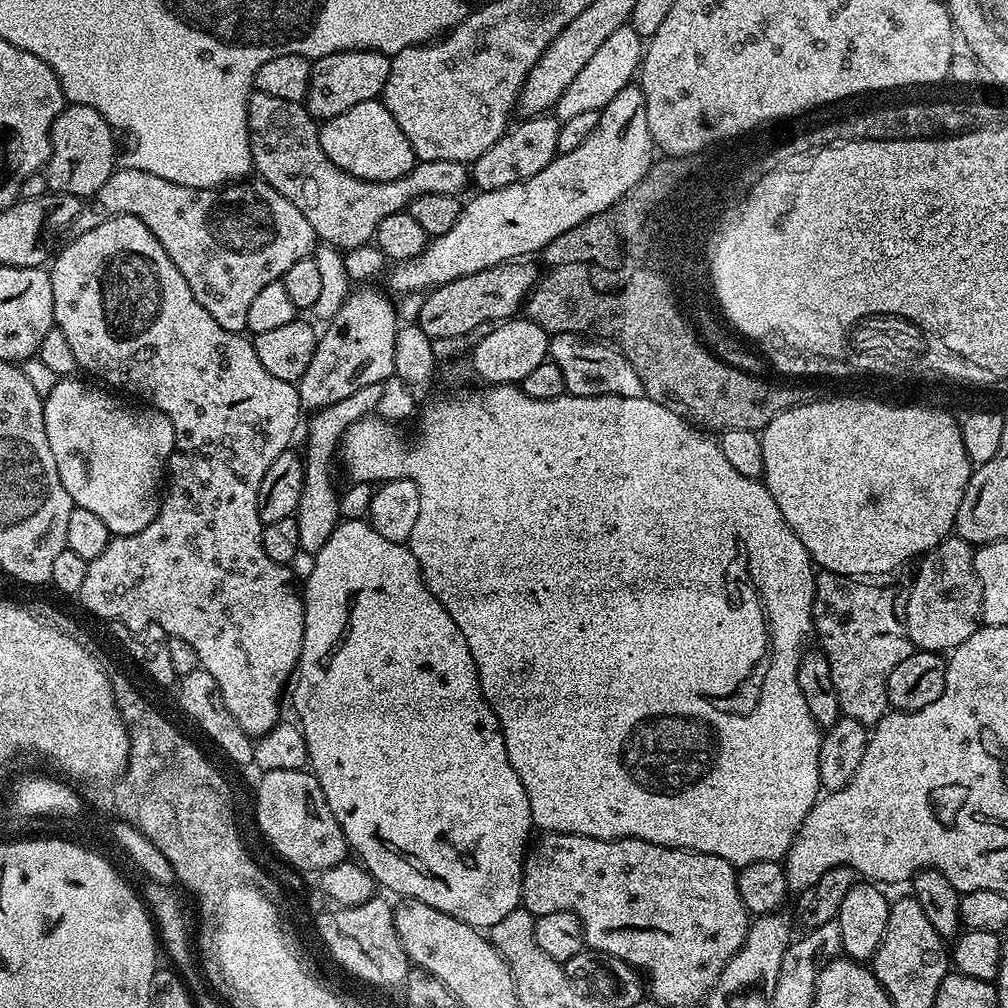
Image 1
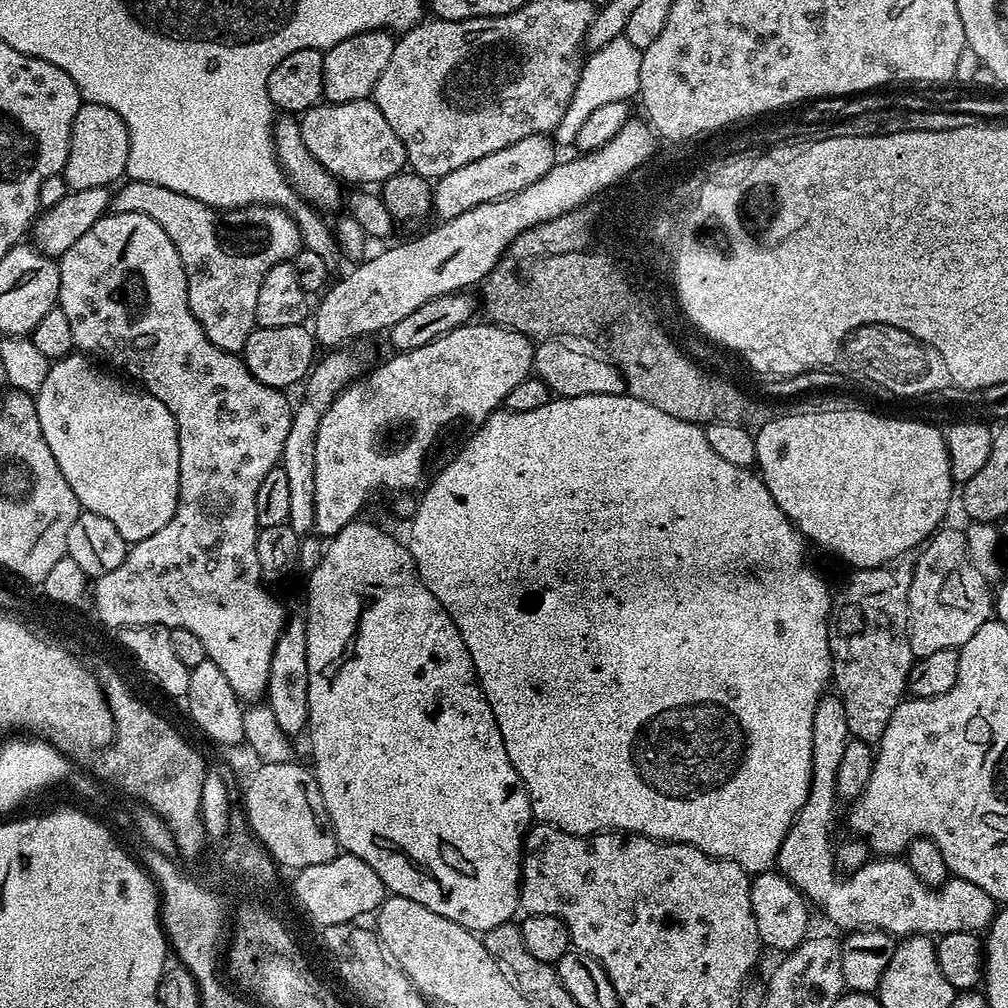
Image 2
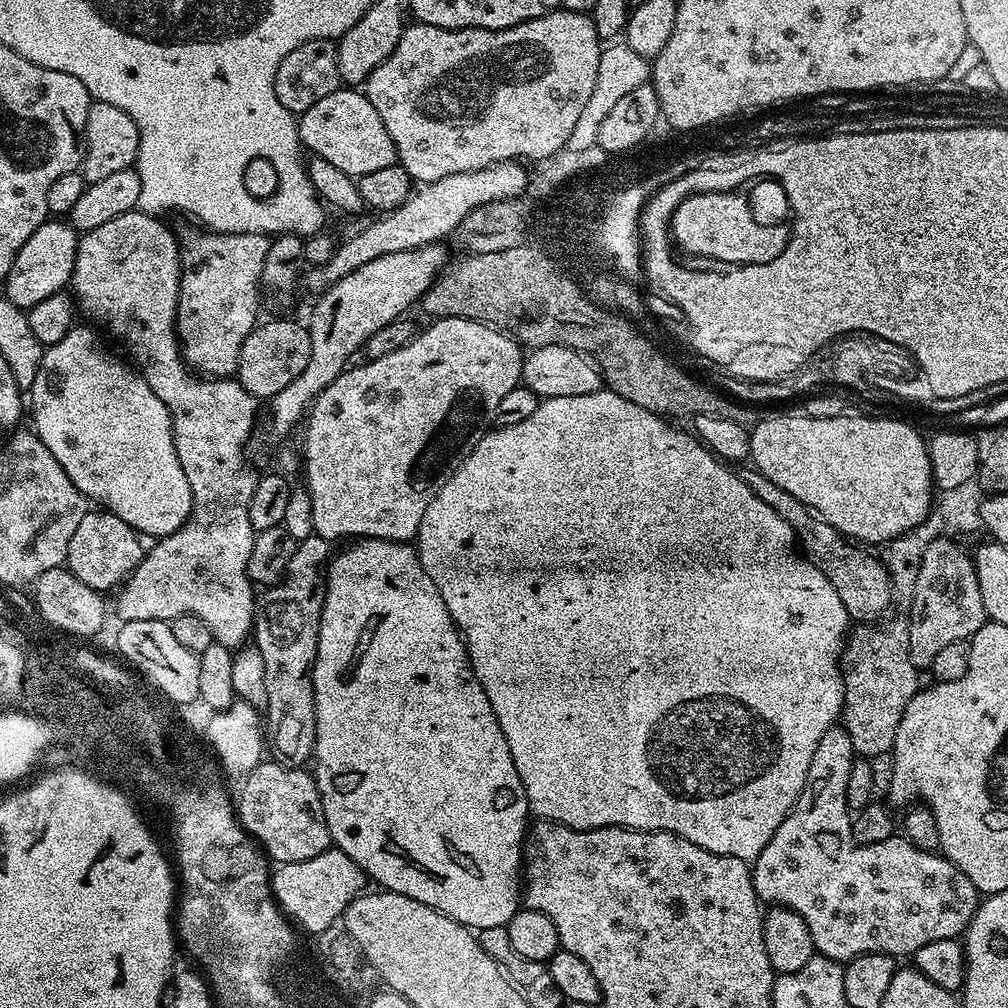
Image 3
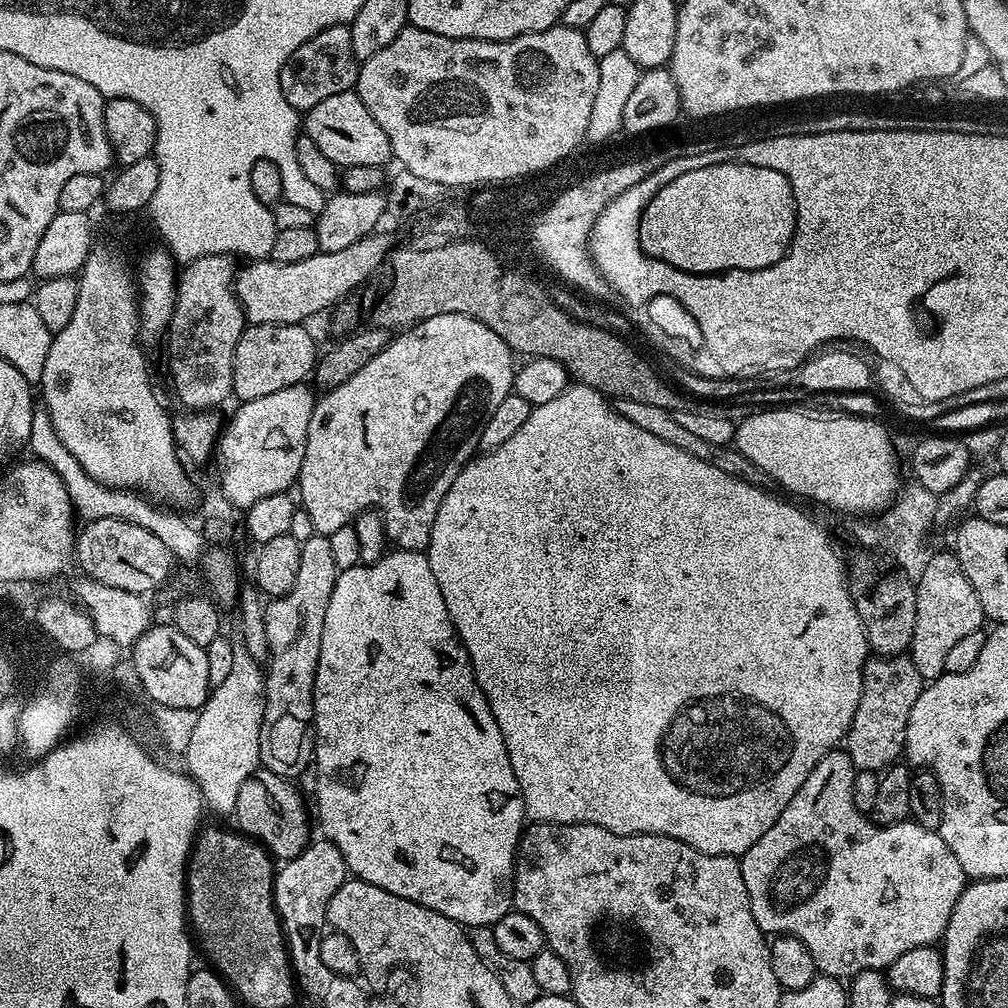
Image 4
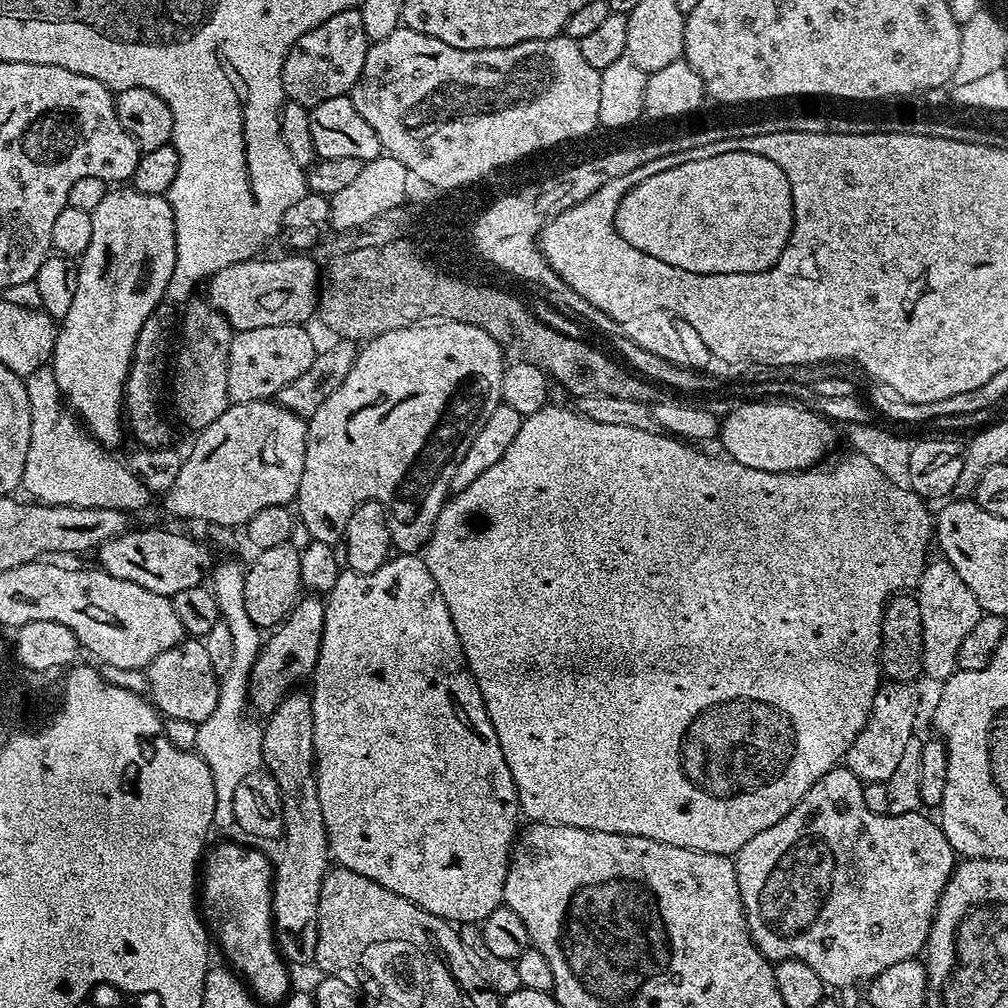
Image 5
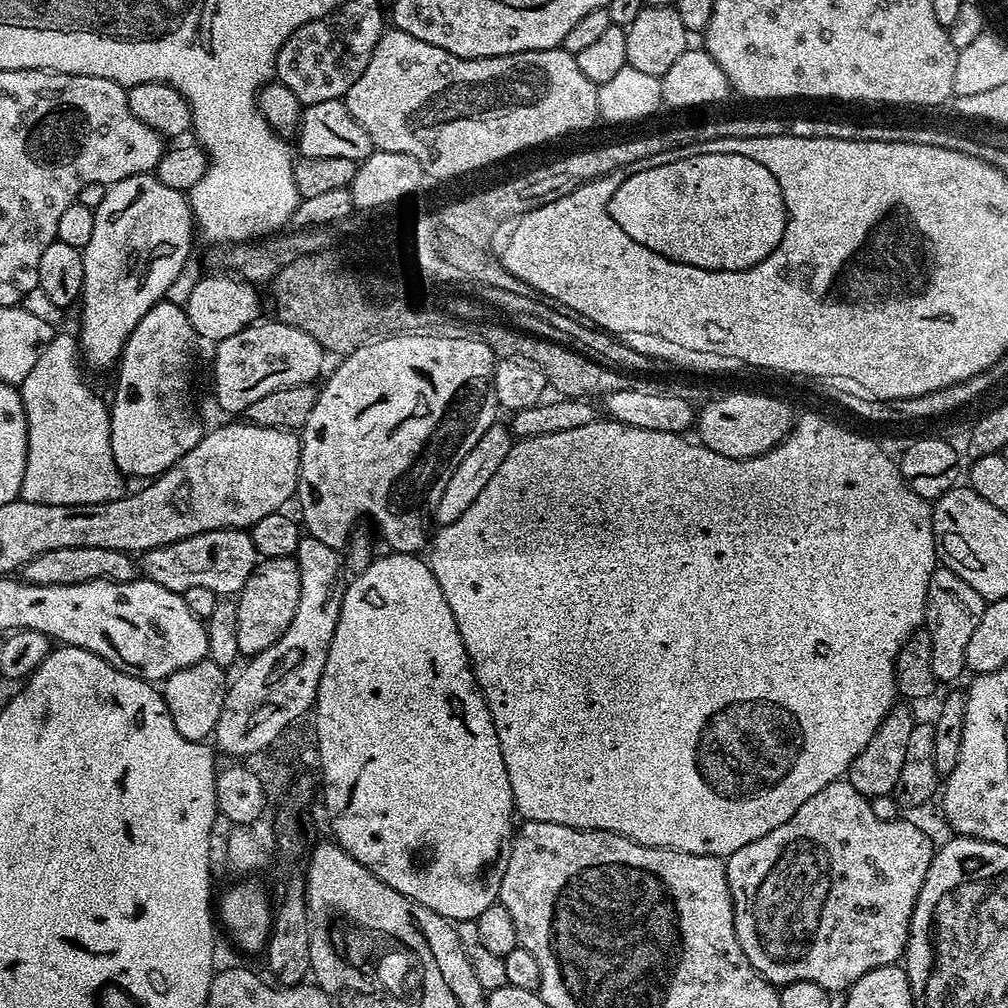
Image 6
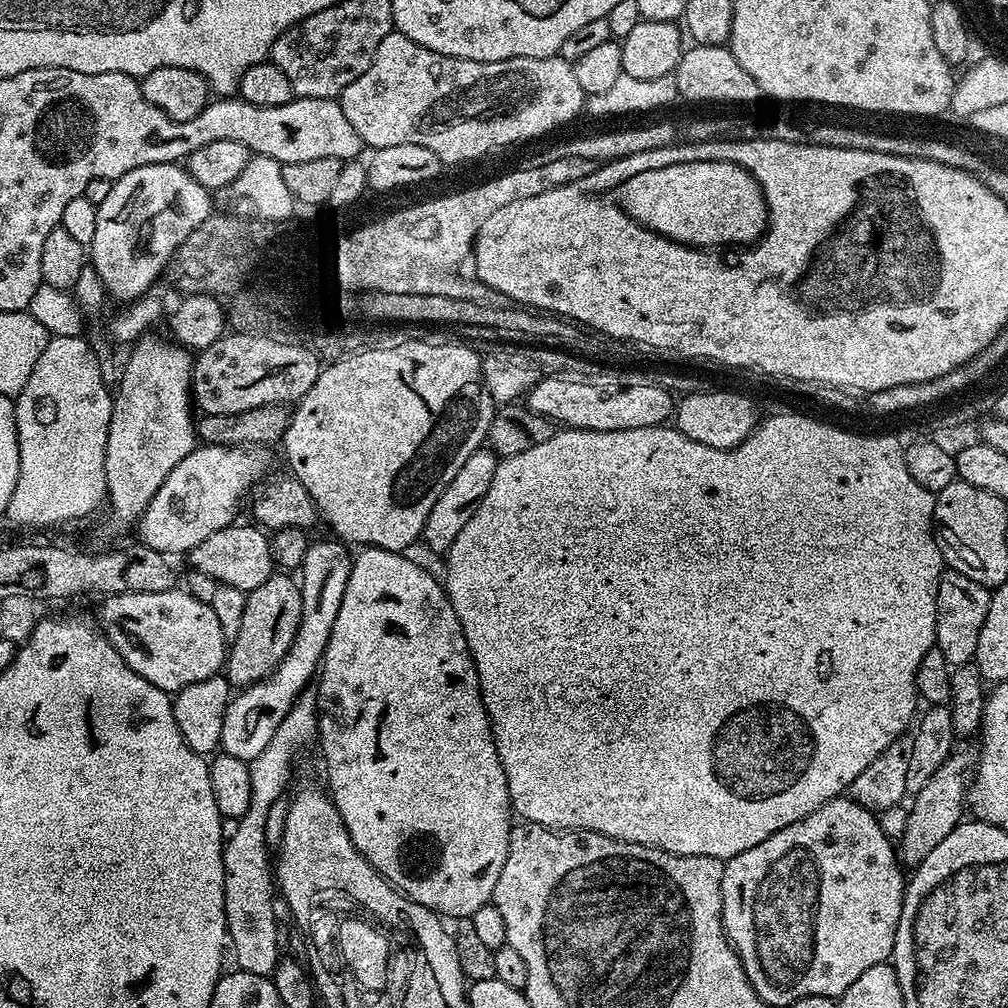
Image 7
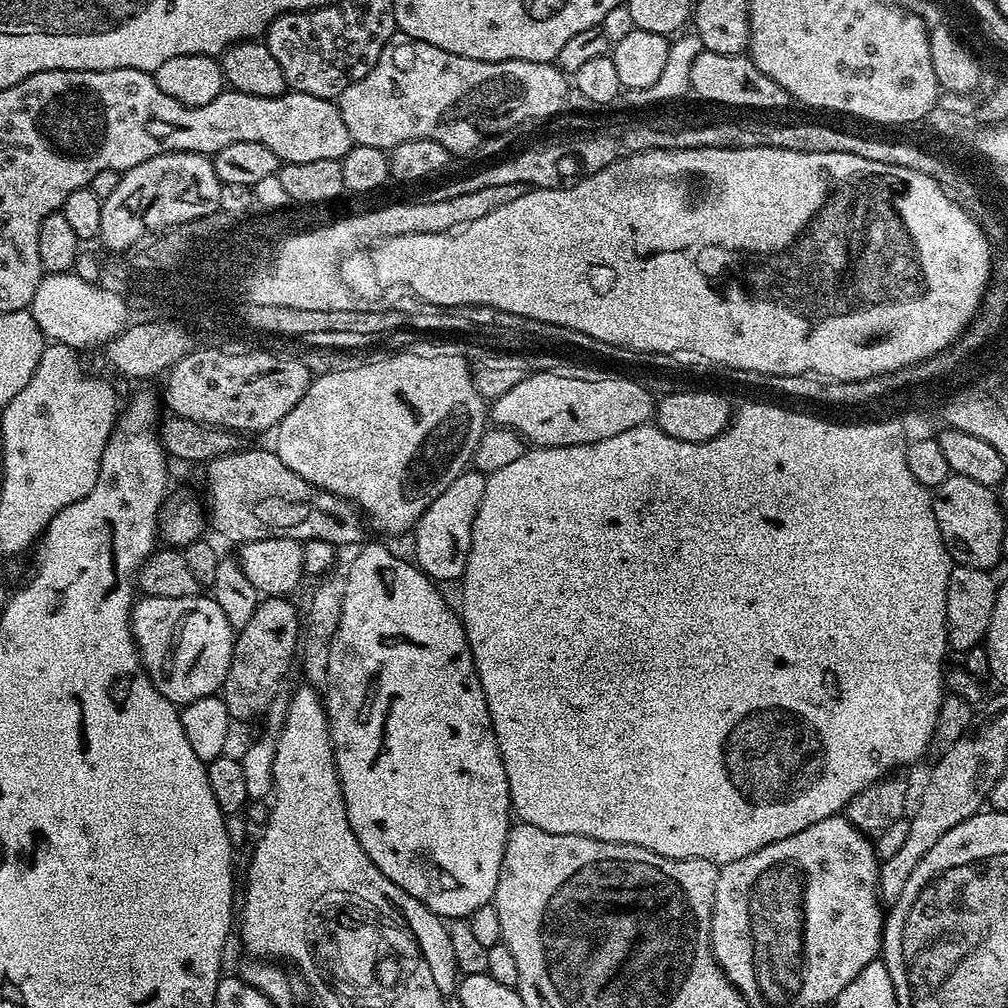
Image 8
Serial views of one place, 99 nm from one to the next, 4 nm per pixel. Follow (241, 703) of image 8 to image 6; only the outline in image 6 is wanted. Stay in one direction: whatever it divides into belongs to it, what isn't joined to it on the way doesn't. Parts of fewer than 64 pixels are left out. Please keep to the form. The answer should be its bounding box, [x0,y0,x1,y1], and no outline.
[234,557,300,657]

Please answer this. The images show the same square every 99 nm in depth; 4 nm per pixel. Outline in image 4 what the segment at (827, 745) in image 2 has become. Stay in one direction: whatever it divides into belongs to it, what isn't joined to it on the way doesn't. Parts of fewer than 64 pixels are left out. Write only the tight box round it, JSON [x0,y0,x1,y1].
[739,751,966,978]

